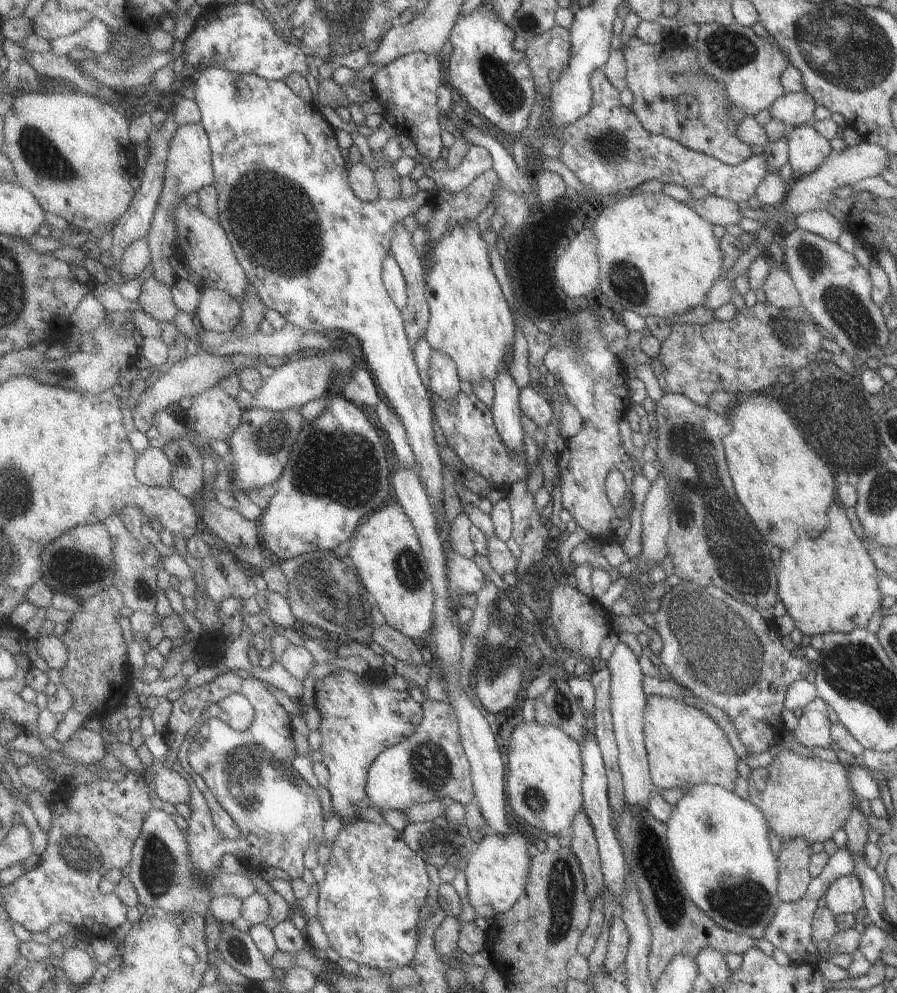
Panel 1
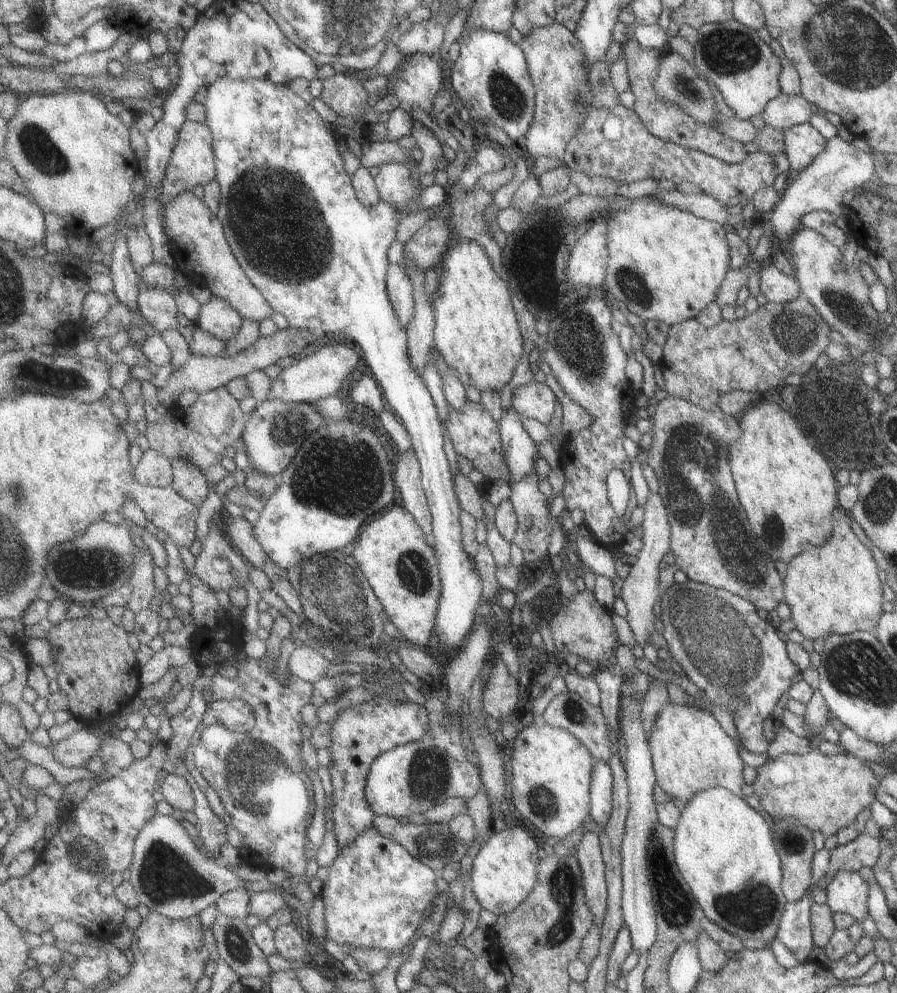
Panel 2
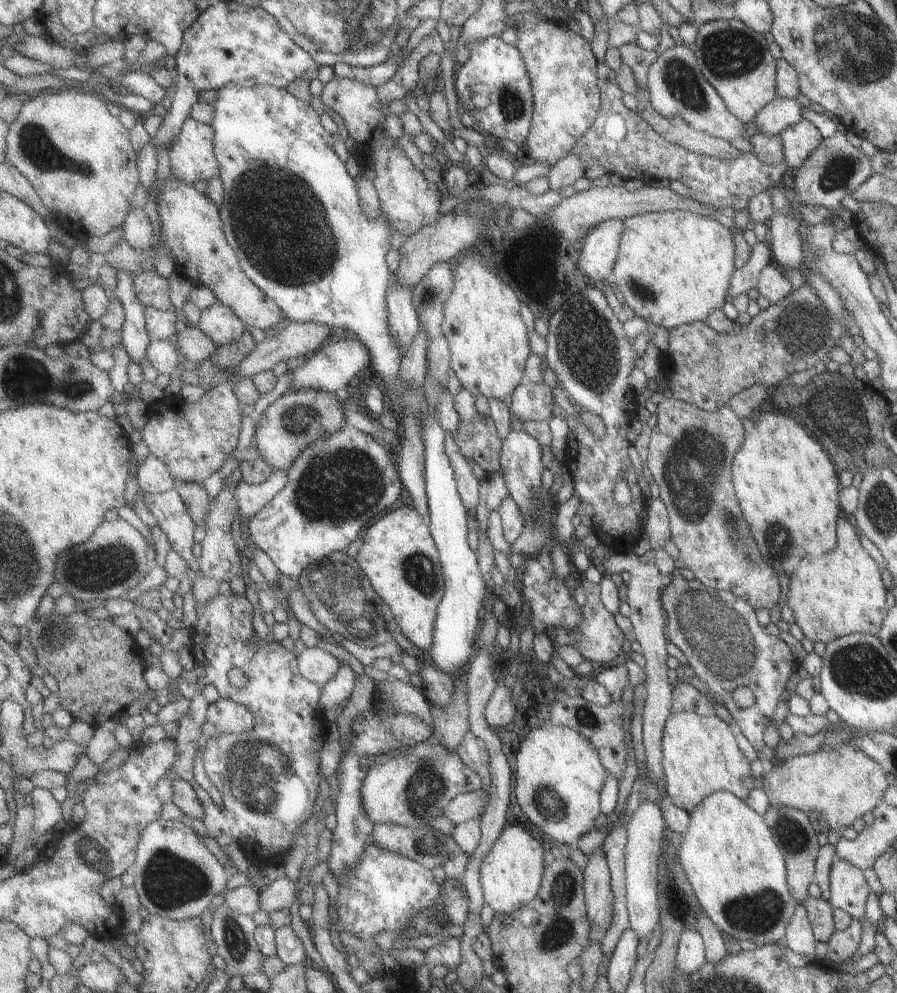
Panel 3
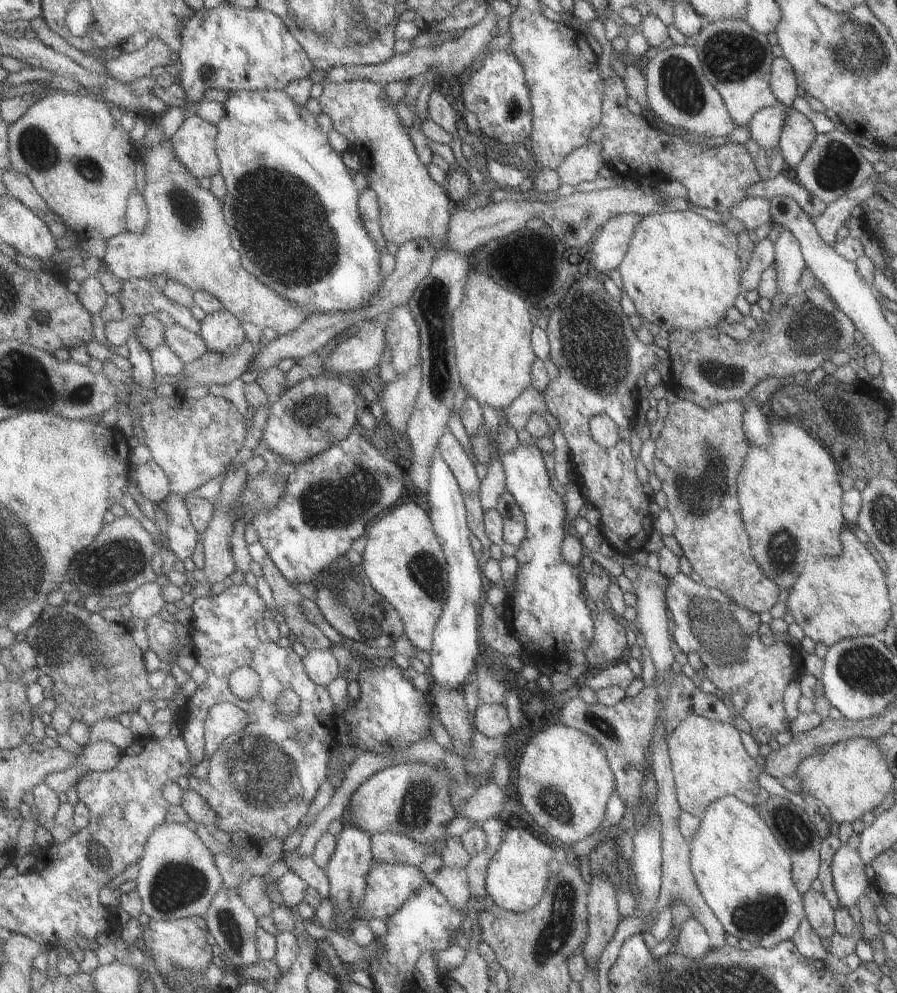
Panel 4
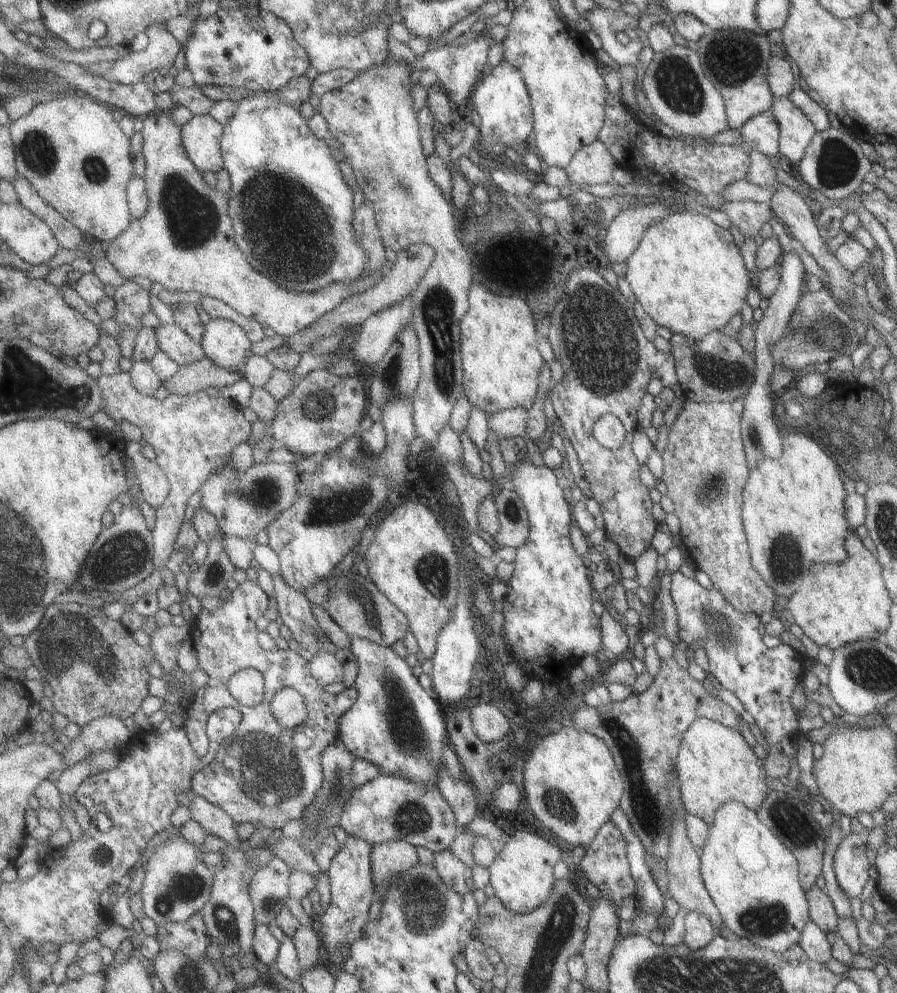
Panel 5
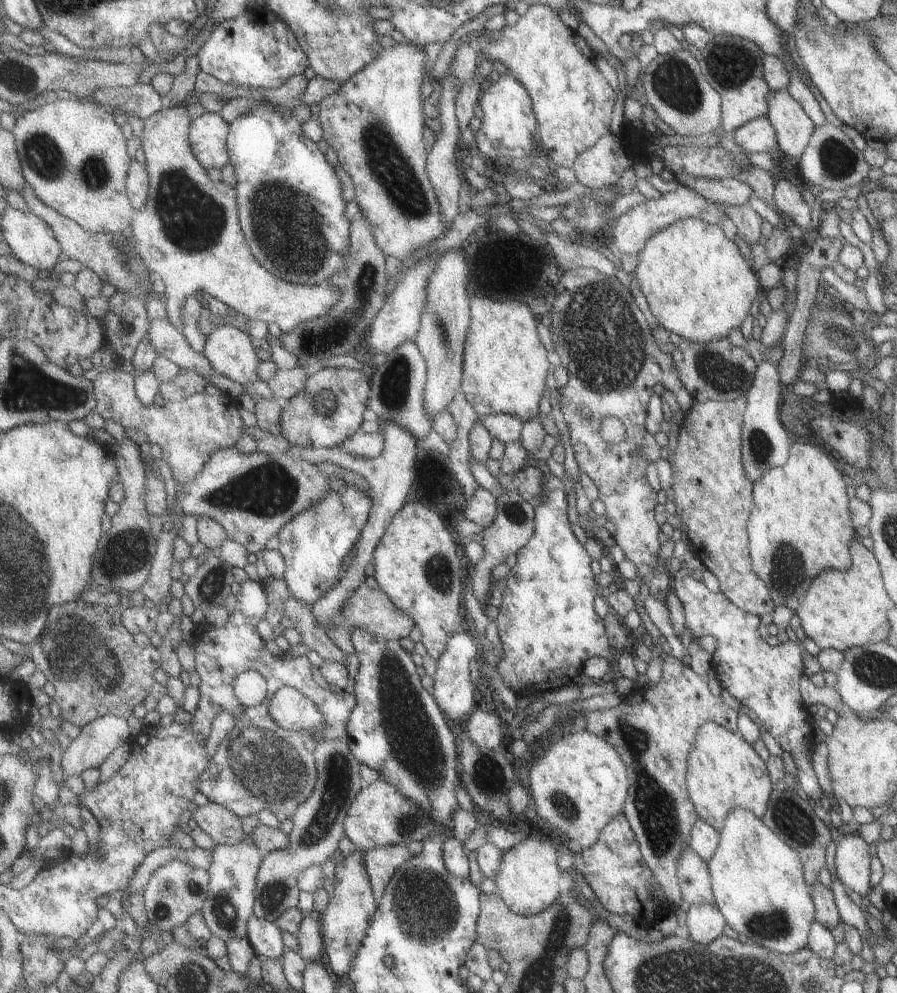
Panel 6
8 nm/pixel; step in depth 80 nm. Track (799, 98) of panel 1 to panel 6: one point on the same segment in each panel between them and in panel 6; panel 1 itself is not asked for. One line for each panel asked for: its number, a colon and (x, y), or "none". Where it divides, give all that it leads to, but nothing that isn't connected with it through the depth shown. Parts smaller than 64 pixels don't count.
2: (783, 112)
3: (779, 114)
4: (765, 127)
5: (761, 134)
6: (758, 135)

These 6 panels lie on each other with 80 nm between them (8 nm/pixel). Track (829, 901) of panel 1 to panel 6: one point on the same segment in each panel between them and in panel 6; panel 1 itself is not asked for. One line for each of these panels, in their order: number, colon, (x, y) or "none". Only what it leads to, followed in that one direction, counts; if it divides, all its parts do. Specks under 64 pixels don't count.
2: (846, 892)
3: (847, 890)
4: (848, 877)
5: (850, 866)
6: (852, 862)

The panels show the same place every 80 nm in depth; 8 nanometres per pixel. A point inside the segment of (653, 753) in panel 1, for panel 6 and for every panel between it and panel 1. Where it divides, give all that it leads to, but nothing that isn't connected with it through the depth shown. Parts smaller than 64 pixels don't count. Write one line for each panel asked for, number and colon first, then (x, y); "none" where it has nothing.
2: (690, 750)
3: (700, 753)
4: (709, 761)
5: (715, 766)
6: (724, 772)

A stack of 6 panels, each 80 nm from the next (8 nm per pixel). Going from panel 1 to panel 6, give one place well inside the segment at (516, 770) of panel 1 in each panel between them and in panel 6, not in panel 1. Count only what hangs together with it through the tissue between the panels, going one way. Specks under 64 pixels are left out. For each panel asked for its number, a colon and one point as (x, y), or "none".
2: (552, 771)
3: (559, 776)
4: (565, 782)
5: (572, 783)
6: (579, 785)

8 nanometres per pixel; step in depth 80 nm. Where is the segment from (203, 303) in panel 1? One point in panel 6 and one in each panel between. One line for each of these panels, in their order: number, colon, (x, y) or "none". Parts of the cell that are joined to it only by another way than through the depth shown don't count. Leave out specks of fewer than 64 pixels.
2: (218, 316)
3: (219, 322)
4: (223, 332)
5: (225, 342)
6: (230, 350)

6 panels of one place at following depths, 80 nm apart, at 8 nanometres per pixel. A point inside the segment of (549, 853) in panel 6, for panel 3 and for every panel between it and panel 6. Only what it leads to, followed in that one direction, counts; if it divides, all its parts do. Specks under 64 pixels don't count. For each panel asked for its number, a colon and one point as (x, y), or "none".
3: (512, 873)
4: (518, 876)
5: (522, 877)

